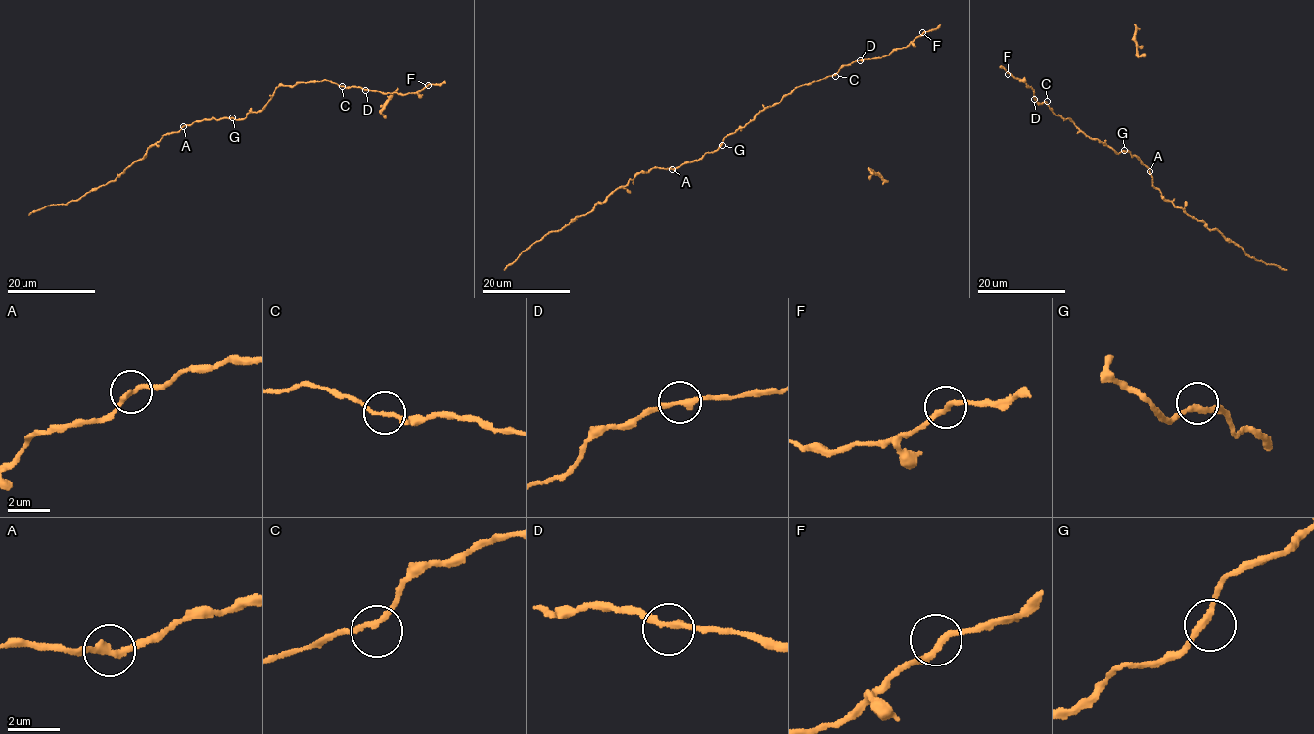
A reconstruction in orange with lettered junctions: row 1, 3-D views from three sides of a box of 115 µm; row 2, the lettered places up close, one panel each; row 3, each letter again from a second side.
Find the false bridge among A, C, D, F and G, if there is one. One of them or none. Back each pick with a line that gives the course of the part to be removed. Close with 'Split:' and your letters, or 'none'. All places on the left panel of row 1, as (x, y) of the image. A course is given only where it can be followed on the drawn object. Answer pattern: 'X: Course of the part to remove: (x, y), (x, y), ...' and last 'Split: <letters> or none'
Split: none

